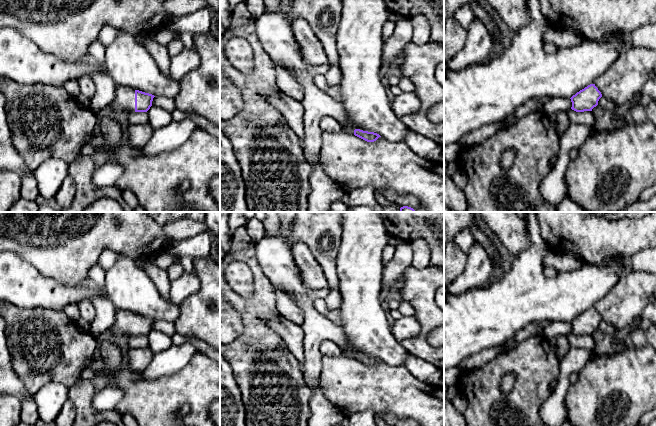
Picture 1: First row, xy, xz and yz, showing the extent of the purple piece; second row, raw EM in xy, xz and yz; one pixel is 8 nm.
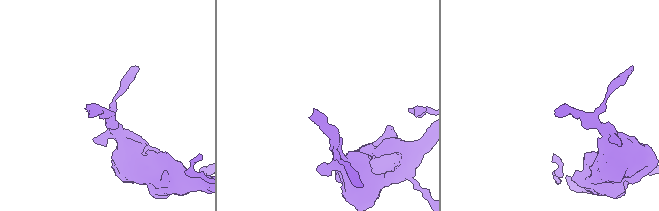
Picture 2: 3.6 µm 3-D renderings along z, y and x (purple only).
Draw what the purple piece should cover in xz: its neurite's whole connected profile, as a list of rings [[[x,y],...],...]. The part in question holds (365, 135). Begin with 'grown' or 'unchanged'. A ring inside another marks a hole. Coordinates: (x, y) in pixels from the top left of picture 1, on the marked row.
grown; [[[280,0],[277,10],[265,11],[255,18],[255,33],[270,59],[288,70],[304,88],[304,96],[300,100],[304,108],[303,151],[307,163],[314,167],[321,156],[323,131],[320,121],[325,116],[336,119],[345,131],[367,142],[374,142],[381,136],[355,129],[348,122],[341,101],[335,100],[315,85],[314,77],[324,75],[330,64],[315,66],[304,59],[292,32],[293,21],[288,16],[293,2],[294,0]]]

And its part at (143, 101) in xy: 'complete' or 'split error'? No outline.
split error

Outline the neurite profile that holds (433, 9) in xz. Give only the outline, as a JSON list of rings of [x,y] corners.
[[[385,0],[391,12],[410,19],[423,14],[427,17],[430,28],[430,42],[444,45],[444,0]]]

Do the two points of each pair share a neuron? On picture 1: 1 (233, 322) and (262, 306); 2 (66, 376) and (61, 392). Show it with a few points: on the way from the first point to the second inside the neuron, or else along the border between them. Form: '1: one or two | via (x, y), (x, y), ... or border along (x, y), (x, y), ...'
1: two | border along (230, 303), (242, 323), (242, 333), (235, 340)
2: two | border along (68, 387), (59, 383), (48, 382), (40, 389)

